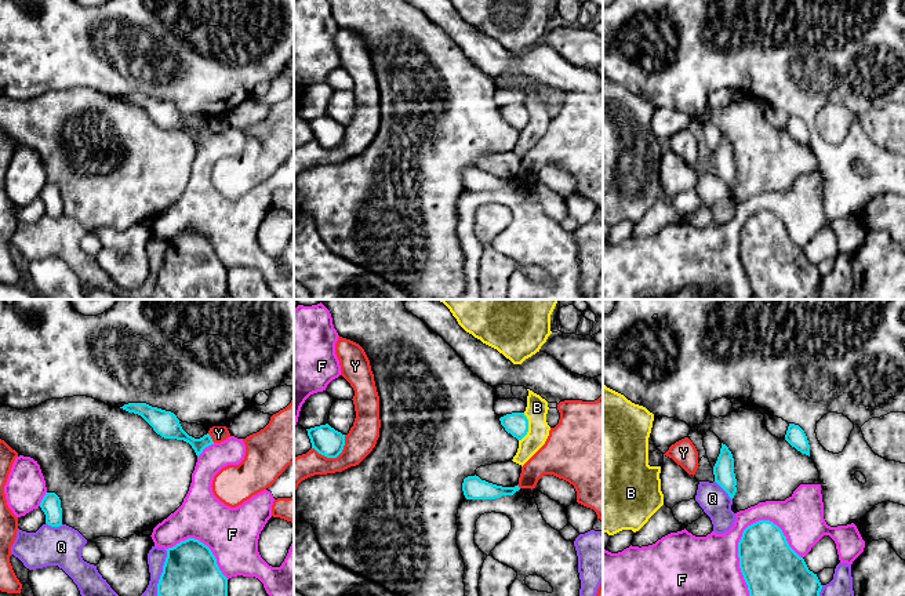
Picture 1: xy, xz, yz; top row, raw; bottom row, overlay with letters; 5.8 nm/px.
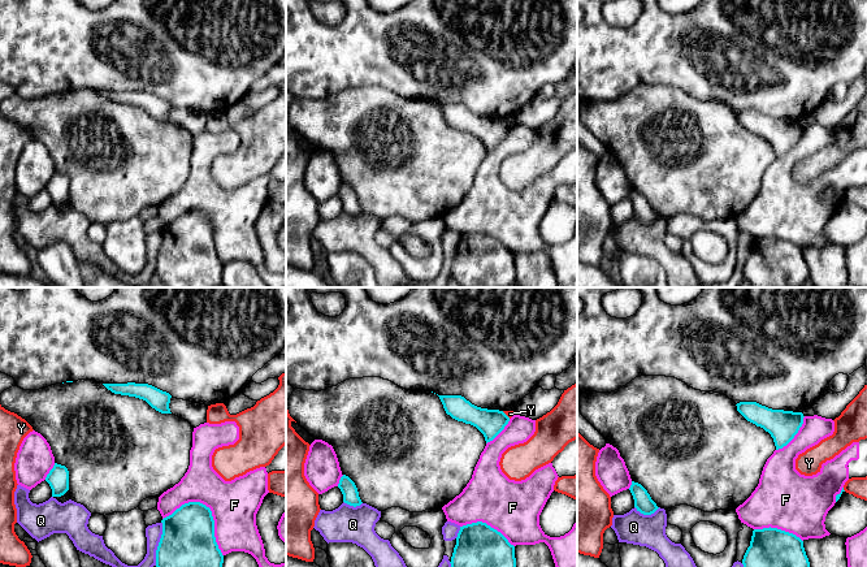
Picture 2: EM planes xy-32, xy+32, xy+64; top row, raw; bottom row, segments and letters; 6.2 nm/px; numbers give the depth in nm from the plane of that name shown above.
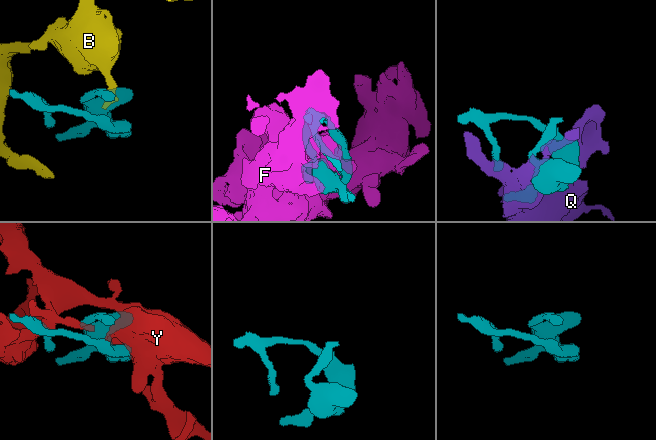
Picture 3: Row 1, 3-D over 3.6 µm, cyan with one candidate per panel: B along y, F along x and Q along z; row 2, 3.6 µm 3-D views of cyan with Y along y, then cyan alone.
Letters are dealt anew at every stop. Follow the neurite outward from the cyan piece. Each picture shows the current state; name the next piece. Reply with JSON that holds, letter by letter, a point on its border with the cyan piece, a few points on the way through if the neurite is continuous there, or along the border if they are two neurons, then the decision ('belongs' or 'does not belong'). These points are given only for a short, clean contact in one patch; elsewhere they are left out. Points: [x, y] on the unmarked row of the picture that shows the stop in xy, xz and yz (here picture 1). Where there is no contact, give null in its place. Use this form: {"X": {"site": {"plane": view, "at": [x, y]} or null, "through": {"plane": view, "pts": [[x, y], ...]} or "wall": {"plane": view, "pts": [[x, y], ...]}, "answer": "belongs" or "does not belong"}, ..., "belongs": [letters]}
{"B": {"site": {"plane": "xz", "at": [527, 117]}, "wall": {"plane": "xz", "pts": [[524, 104], [527, 123], [519, 131]]}, "answer": "does not belong"}, "F": {"site": {"plane": "yz", "at": [738, 246]}, "answer": "does not belong"}, "Q": {"site": {"plane": "xy", "at": [162, 264]}, "answer": "does not belong"}, "Y": {"site": {"plane": "xz", "at": [334, 148]}, "answer": "does not belong"}, "belongs": []}

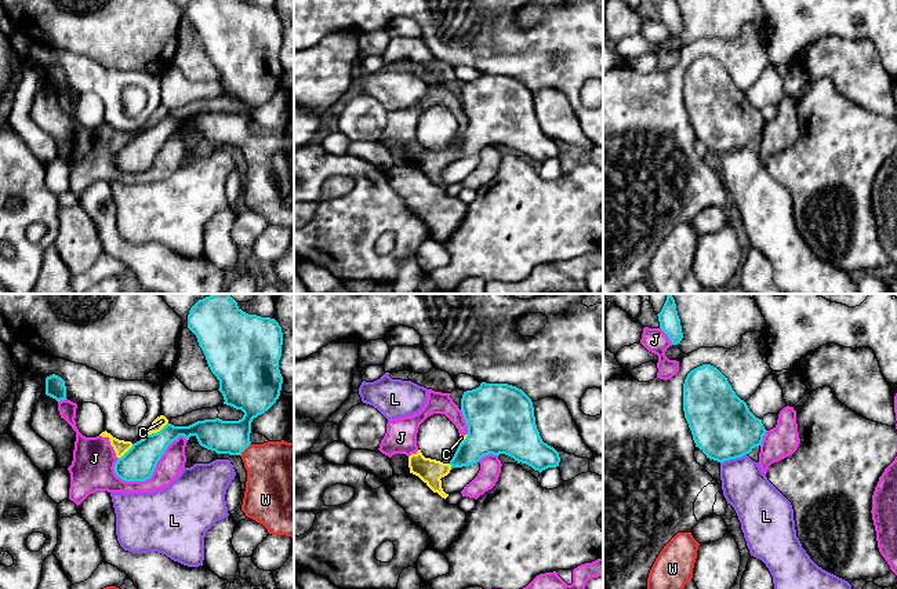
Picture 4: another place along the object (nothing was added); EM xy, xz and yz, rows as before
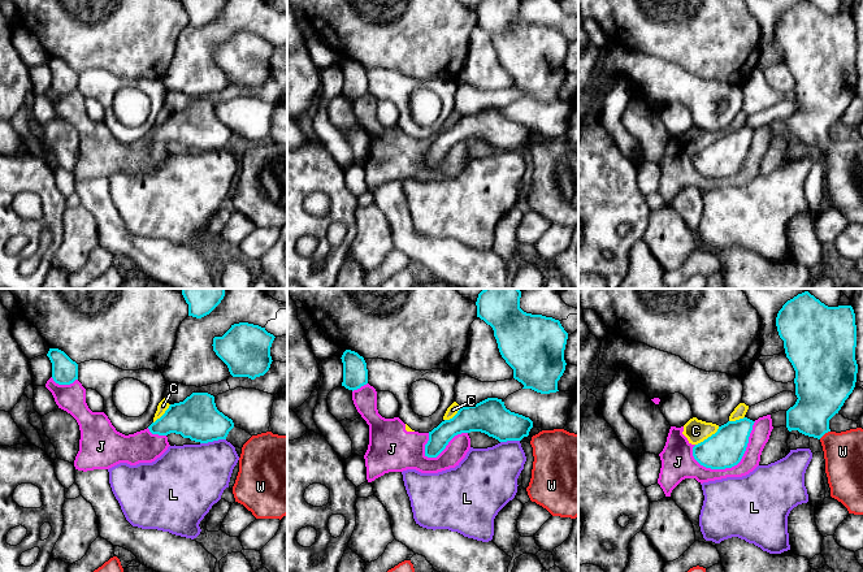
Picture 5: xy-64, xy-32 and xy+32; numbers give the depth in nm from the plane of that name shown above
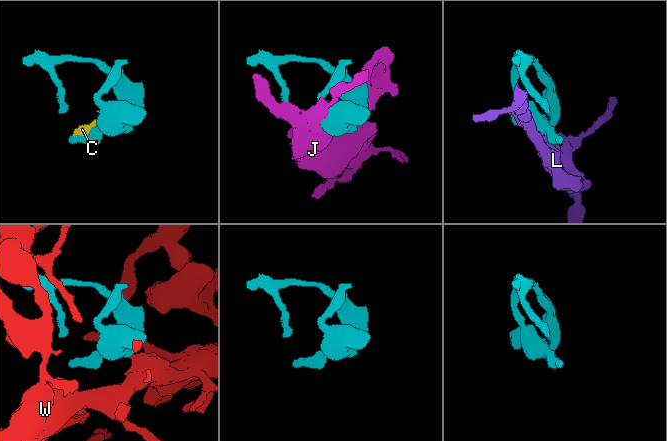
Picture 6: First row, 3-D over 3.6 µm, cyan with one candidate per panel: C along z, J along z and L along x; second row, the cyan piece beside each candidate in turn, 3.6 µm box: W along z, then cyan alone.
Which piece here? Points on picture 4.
{"C": {"site": {"plane": "xy", "at": [158, 123]}, "answer": "does not belong"}, "J": {"site": {"plane": "xy", "at": [153, 162]}, "answer": "does not belong"}, "L": {"site": {"plane": "yz", "at": [733, 149]}, "wall": {"plane": "yz", "pts": [[745, 145], [725, 151], [721, 155]]}, "answer": "does not belong"}, "W": {"site": {"plane": "xy", "at": [244, 140]}, "through": {"plane": "xy", "pts": [[232, 128], [244, 140], [279, 164]]}, "answer": "belongs"}, "belongs": ["W"]}

